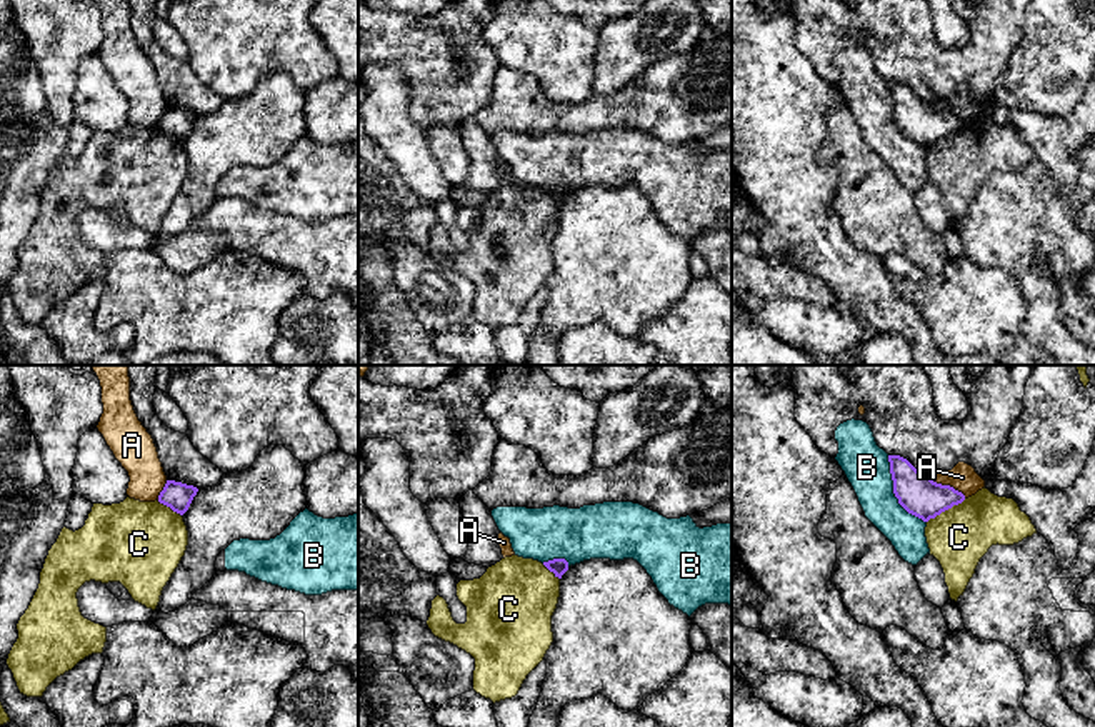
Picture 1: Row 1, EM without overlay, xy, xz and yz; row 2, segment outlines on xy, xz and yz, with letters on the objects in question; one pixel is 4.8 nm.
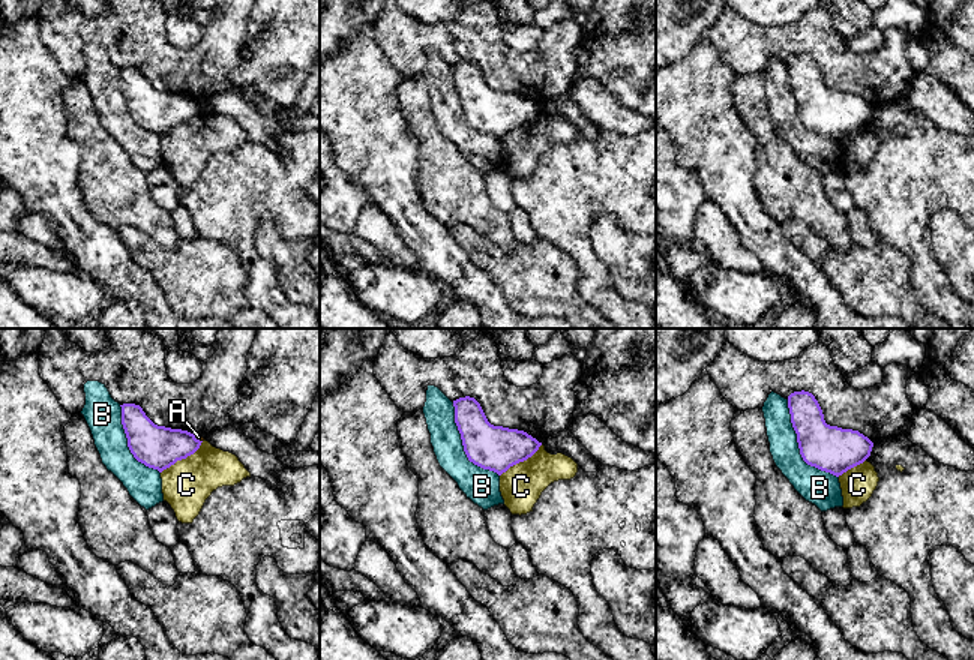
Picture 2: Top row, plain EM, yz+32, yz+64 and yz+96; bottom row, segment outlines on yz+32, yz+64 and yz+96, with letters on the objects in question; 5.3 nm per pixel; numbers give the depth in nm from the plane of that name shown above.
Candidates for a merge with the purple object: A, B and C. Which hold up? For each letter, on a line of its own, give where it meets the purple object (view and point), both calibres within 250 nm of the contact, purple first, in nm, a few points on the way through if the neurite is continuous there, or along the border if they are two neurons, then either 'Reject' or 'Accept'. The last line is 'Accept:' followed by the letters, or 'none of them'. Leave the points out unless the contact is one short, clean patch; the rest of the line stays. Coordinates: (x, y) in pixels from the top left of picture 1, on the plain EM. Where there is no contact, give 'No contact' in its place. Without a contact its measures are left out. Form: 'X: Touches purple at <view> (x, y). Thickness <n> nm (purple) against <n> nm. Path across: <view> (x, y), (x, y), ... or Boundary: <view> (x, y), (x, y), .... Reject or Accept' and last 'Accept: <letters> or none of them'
A: Touches purple at yz (945, 112). Thickness 190 nm (purple) against 140 nm. Boundary: yz (925, 100), (937, 109), (952, 112), (965, 124). Reject
B: Touches purple at yz (894, 119). Thickness 190 nm (purple) against 220 nm. Reject
C: Touches purple at yz (945, 135). Thickness 190 nm (purple) against 300 nm. Boundary: yz (965, 125), (927, 149). Reject
Accept: none of them

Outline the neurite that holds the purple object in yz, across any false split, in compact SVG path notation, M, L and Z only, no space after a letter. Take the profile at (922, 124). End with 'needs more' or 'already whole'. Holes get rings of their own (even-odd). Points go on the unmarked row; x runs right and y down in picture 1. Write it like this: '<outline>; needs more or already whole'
M888 82L893 120L898 130L912 142L928 148L942 138L958 132L965 122L950 112L933 108L918 98L907 85Z; already whole

